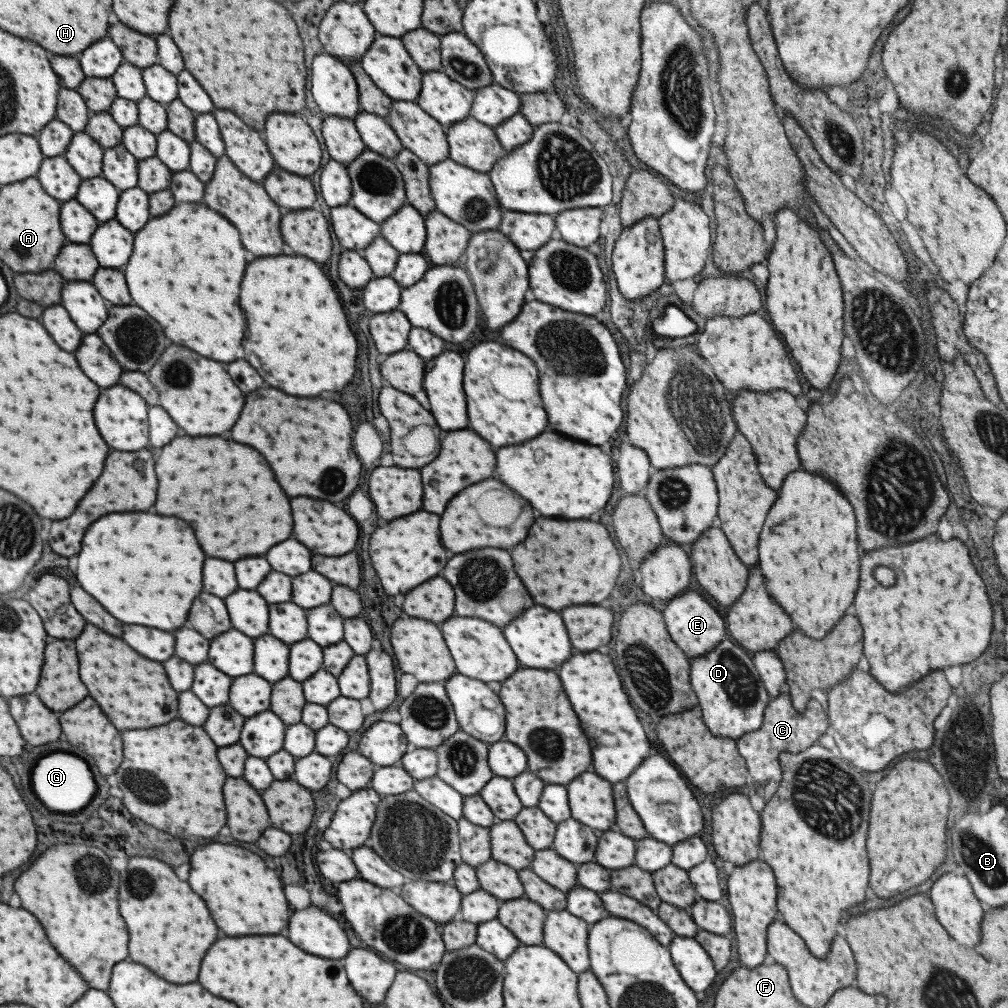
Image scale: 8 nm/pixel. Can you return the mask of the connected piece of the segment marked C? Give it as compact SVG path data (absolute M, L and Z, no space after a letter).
M784 690L776 697L770 697L762 713L763 720L759 729L745 731L736 741L736 749L743 757L750 782L763 786L769 780L779 782L781 771L778 763L779 753L787 751L797 754L811 746L819 736L830 731L826 712L815 699L809 698L803 712L795 712L790 695Z

